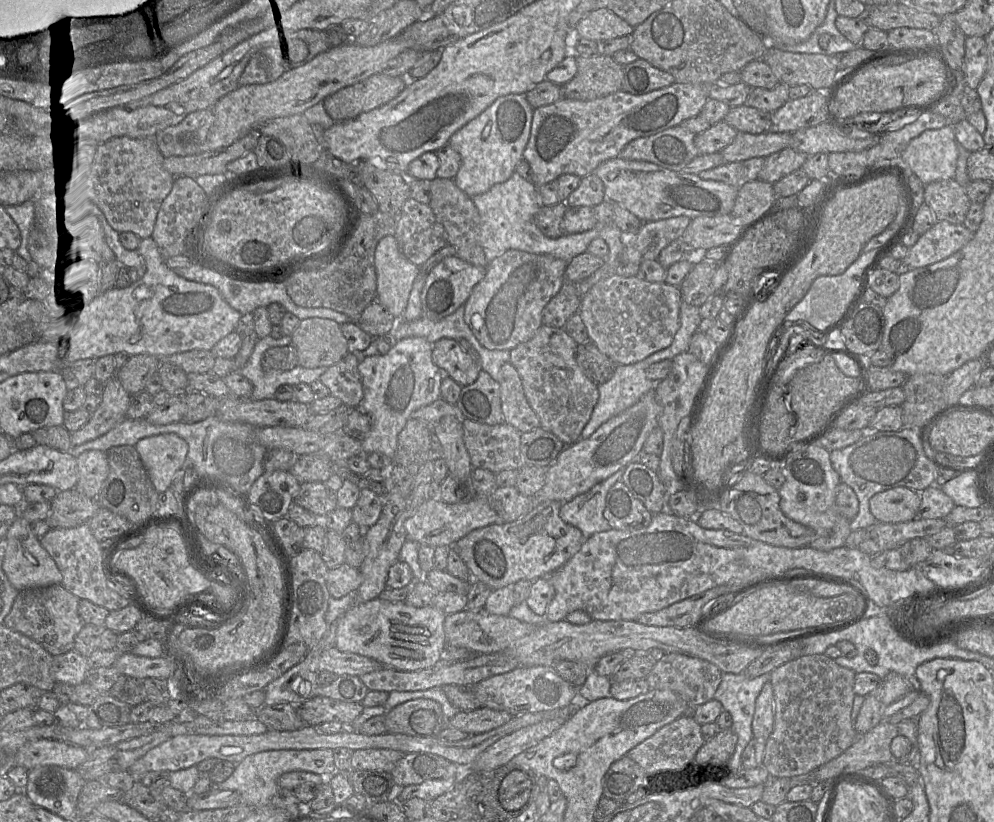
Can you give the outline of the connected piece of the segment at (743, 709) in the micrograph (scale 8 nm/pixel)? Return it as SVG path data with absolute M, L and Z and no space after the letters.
M723 673L721 682L714 694L713 699L719 701L723 709L732 716L731 730L737 735L736 748L728 762L728 767L733 774L742 768L743 751L753 739L752 721L755 702L769 679L769 674L746 678L742 673Z

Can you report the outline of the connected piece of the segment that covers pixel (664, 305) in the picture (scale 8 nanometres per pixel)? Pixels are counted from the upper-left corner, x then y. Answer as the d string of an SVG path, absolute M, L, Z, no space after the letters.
M612 275L581 295L580 314L589 341L616 365L629 365L669 347L680 326L679 287L648 282L636 276Z

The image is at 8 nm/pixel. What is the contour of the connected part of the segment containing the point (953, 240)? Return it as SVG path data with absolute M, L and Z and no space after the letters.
M938 221L922 234L903 259L909 269L917 269L942 261L960 249L973 238L974 233L965 226Z

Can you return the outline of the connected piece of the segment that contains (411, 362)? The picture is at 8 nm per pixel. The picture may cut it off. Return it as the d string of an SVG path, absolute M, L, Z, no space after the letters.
M421 337L404 338L396 342L385 355L368 356L359 363L364 398L360 408L372 418L372 428L362 441L362 454L381 452L393 459L398 435L411 414L440 397L443 372L432 360L432 344Z

